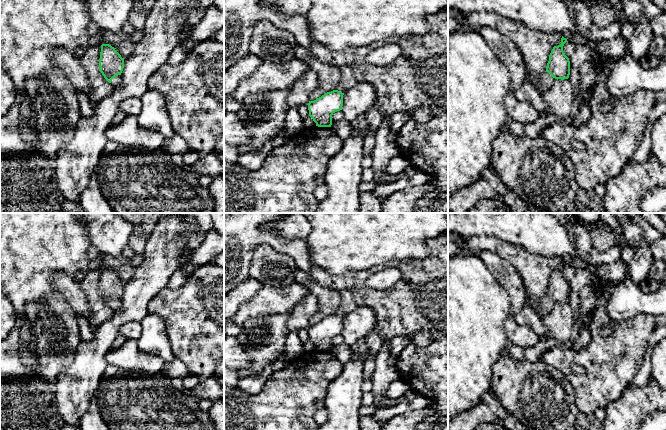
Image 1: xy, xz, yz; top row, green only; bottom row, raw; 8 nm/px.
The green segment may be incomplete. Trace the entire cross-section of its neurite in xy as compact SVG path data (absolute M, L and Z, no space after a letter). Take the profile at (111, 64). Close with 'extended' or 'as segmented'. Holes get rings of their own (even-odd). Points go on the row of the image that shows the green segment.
M109 44L101 45L100 72L104 78L113 86L119 86L122 78L121 73L124 68L124 59L121 55Z; extended

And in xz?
M342 66L340 72L341 81L335 90L308 103L309 116L318 127L331 127L332 115L342 110L344 93L358 82L351 67Z; extended

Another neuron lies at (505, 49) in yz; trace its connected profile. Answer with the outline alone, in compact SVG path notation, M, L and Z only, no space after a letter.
M482 26L479 33L497 58L509 70L511 77L510 91L515 93L523 84L527 75L525 61L518 47L511 39L489 26Z

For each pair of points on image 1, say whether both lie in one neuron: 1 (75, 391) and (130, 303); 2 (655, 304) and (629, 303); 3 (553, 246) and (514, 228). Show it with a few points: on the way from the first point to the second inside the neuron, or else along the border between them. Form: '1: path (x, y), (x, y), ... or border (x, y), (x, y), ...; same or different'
1: path (87, 369), (90, 358), (113, 325); same
2: path (649, 303), (635, 303); same
3: path (543, 236), (533, 228), (524, 228); same

